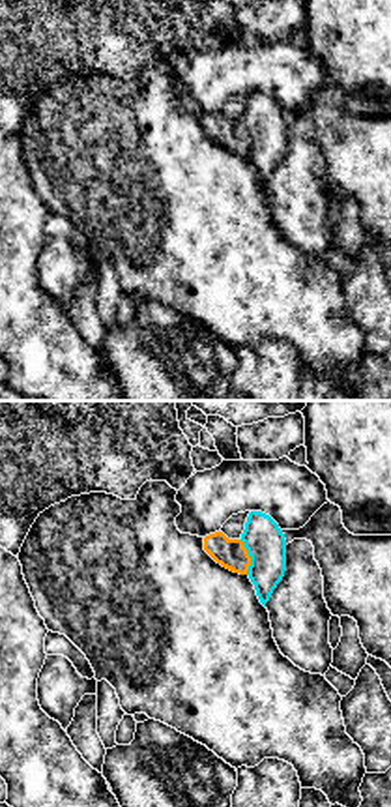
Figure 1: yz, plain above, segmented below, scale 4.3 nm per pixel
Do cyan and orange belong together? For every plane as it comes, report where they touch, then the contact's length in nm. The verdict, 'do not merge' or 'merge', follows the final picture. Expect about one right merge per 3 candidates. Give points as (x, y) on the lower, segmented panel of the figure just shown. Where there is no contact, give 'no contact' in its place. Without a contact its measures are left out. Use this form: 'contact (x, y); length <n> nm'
contact (249, 555); length 160 nm

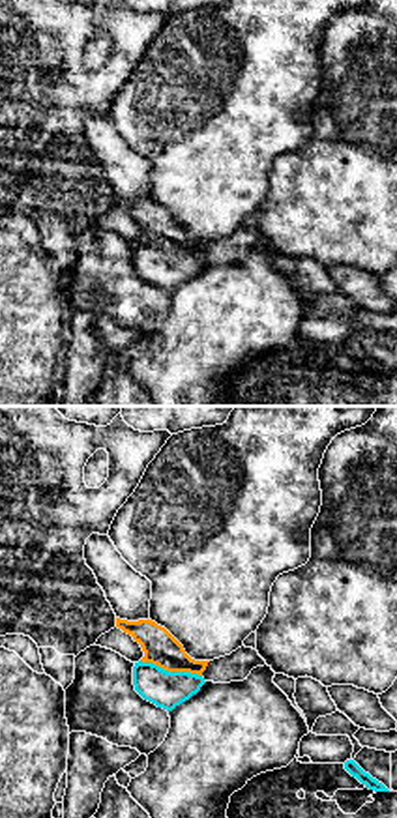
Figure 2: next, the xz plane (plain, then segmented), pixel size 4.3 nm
contact (171, 672); length 280 nm

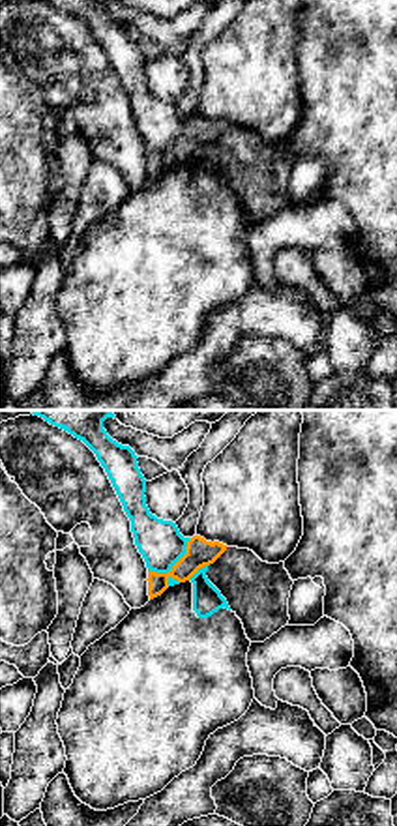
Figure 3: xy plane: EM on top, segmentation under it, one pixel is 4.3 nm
contact (175, 562); length 240 nm

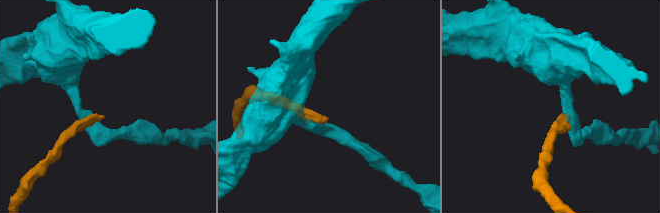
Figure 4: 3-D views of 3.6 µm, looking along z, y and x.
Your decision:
do not merge

